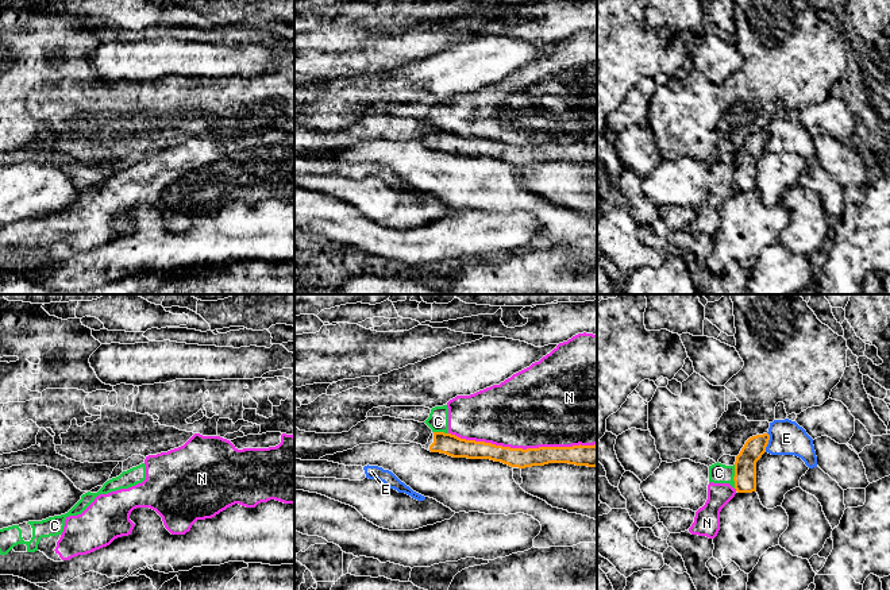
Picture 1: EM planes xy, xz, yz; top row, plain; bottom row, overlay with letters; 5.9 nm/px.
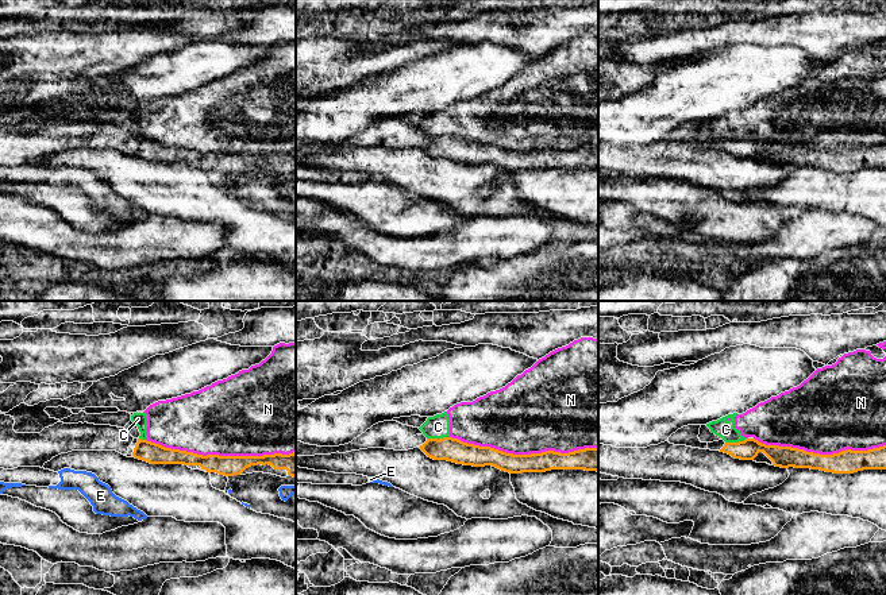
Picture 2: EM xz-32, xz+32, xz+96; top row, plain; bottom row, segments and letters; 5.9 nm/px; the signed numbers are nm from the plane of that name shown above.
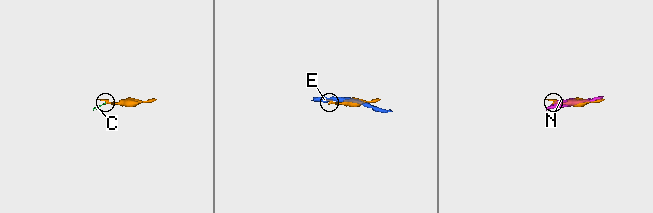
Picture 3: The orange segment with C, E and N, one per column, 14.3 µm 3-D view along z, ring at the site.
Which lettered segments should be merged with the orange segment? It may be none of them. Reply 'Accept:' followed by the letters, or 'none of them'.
Accept: none of them

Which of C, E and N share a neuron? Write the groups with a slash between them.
C N / E

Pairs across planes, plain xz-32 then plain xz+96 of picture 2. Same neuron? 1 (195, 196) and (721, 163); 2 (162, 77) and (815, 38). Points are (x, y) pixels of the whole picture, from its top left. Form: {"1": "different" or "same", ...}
{"1": "same", "2": "different"}

